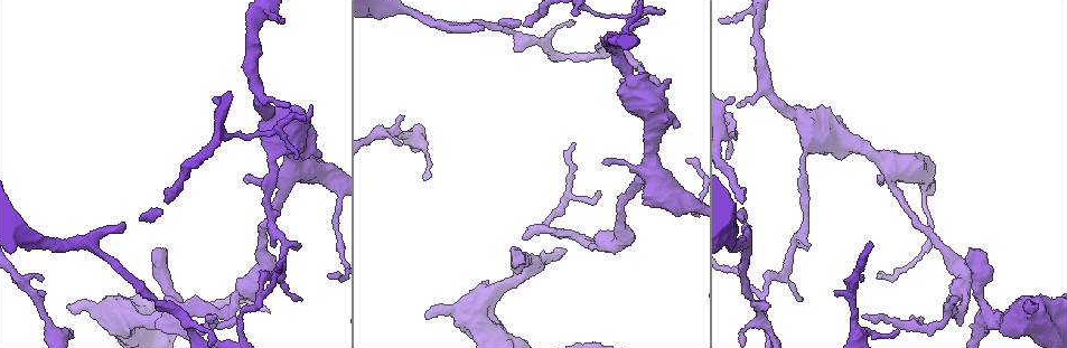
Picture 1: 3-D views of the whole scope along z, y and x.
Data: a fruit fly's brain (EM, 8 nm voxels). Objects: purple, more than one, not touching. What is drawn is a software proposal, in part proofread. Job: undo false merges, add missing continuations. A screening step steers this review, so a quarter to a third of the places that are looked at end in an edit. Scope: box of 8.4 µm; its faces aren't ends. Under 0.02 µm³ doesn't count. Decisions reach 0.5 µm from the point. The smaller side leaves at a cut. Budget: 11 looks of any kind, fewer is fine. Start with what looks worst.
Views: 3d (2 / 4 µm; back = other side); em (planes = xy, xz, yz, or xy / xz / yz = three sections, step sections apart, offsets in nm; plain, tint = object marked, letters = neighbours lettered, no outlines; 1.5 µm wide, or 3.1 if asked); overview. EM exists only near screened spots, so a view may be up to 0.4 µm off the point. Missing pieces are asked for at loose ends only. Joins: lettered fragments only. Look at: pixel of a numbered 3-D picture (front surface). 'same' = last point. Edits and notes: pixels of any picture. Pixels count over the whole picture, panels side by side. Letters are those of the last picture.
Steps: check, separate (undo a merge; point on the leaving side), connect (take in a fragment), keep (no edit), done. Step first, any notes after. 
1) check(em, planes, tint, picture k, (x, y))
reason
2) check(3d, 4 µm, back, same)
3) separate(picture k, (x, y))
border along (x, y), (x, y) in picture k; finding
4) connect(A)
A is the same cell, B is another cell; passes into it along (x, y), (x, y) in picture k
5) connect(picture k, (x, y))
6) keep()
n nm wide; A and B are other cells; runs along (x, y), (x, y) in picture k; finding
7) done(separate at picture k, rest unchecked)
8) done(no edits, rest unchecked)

check(3d, 2 µm, picture 1, (527, 25))
free end

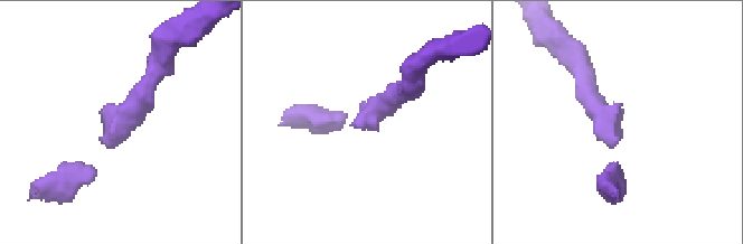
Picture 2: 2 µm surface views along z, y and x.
check(em, planes, letters, picture 2, (359, 122))

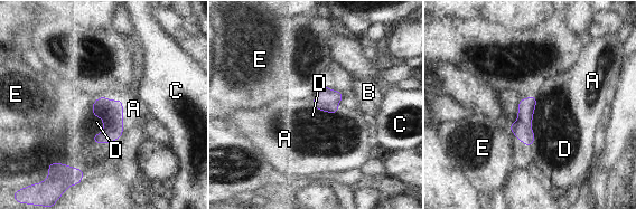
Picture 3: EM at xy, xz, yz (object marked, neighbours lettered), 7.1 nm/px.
keep()
D touches over 380 nm; A, B, C, D and E are other cells; border along (539, 96), (535, 140), (529, 148) in picture 3; no lettered fragment goes on from it

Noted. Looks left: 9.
check(em, xy, step 4, tint, picture 1, (671, 81))
branch stops here

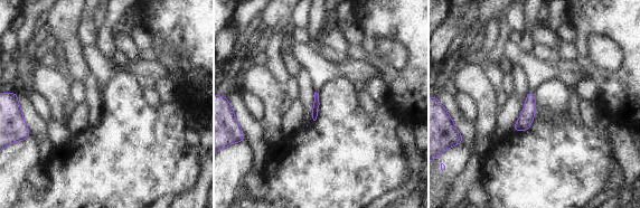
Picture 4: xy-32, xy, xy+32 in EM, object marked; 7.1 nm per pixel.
check(em, planes, letters, same)

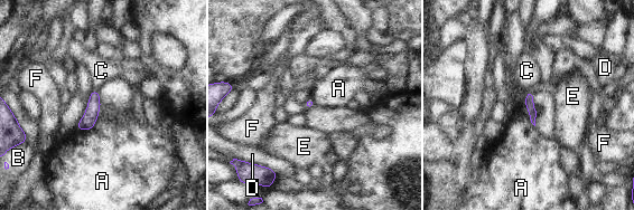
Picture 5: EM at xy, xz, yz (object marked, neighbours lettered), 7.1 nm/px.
connect(C)
C is the same cell, A, B, D, E and F are other cells; passes into it along (90, 117), (95, 89), (101, 70) in picture 5; the neuron continues

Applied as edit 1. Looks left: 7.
check(overview)
see it whole again

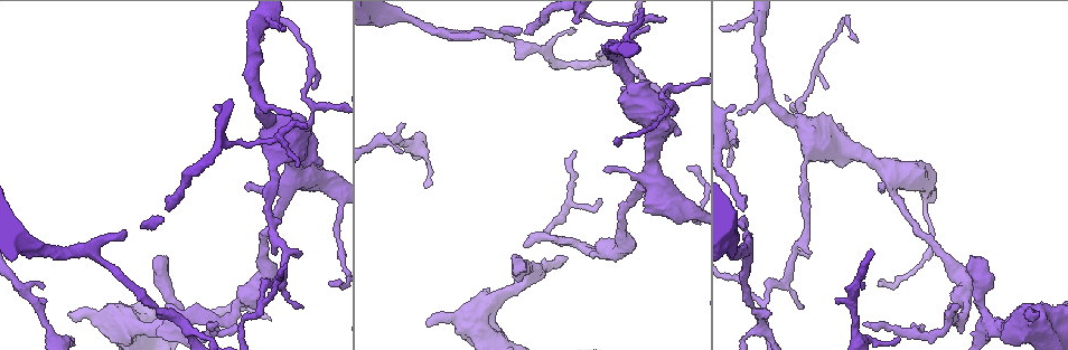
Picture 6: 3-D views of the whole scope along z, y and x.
check(em, planes, plain, picture 6, (166, 258))
free end

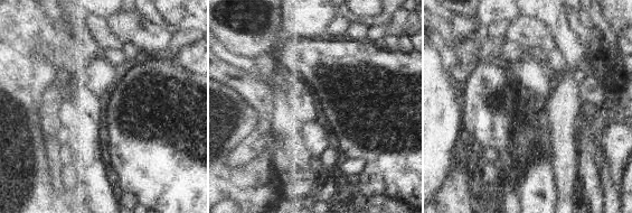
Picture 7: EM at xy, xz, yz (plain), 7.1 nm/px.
check(em, planes, letters, same)

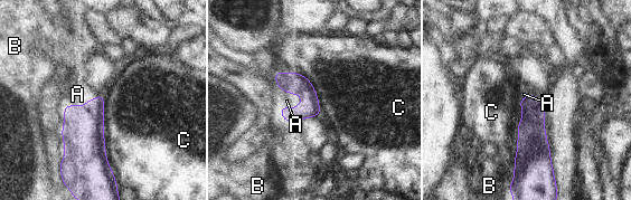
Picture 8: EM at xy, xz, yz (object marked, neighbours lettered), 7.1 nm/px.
connect(A)
150 nm wide; A is the same cell, B and C are other cells; it goes on there

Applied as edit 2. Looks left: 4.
check(em, planes, letters, picture 6, (766, 305))
branch point

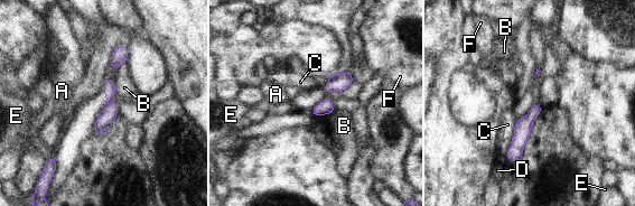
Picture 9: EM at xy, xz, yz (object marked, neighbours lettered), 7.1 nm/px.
separate(picture 9, (105, 119))
100 nm wide; A, B, C, D, E and F are other cells; border along (110, 101), (113, 102) in picture 9; a second neuron is stuck on

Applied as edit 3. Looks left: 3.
done(connect at picture 5, connect at picture 8, separate at picture 9, rest unchecked)

